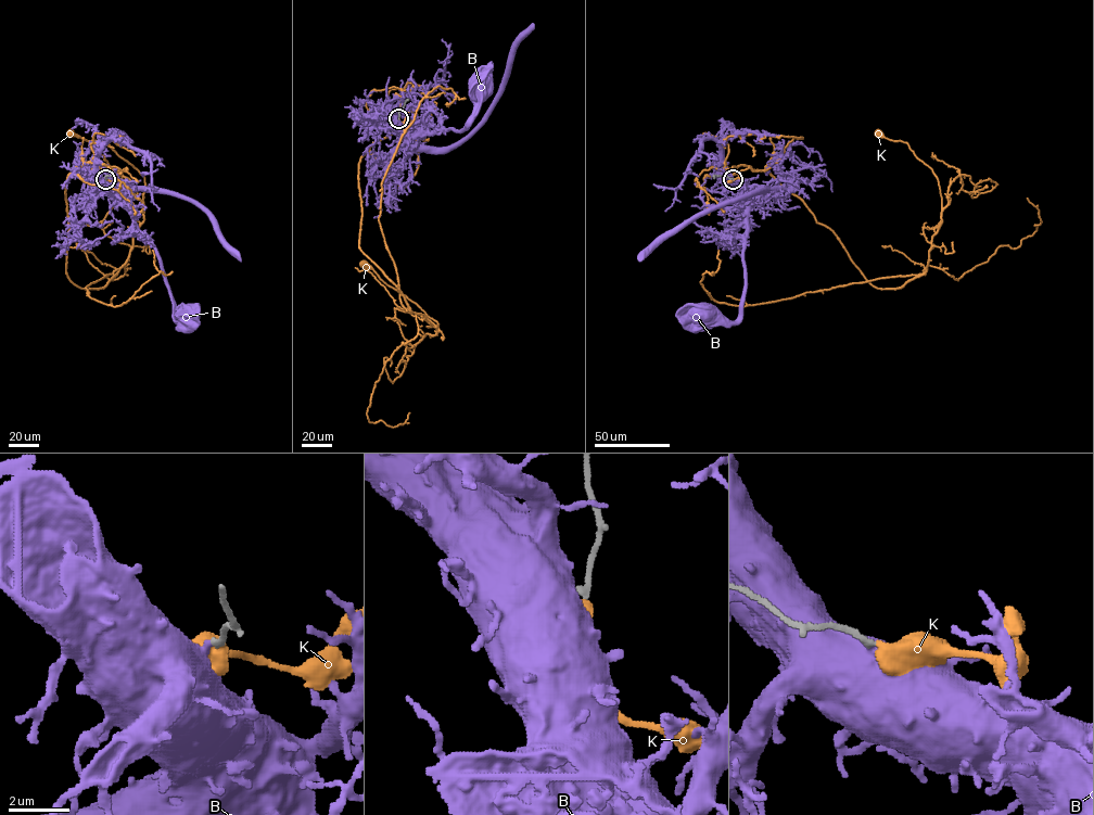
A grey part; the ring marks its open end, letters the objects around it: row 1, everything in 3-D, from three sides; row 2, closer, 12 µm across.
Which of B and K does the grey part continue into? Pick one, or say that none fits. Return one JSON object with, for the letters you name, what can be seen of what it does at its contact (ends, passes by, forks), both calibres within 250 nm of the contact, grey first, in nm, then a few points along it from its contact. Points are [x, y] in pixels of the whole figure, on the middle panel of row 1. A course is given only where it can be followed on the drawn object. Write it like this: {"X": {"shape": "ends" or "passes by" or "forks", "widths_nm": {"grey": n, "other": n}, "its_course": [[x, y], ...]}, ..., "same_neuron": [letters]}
{"K": {"shape": "ends", "widths_nm": {"grey": 220, "other": 600}, "its_course": [[398, 118], [404, 126], [414, 119], [373, 142], [358, 165], [359, 247], [411, 312], [436, 327], [363, 264]]}, "same_neuron": ["K"]}

